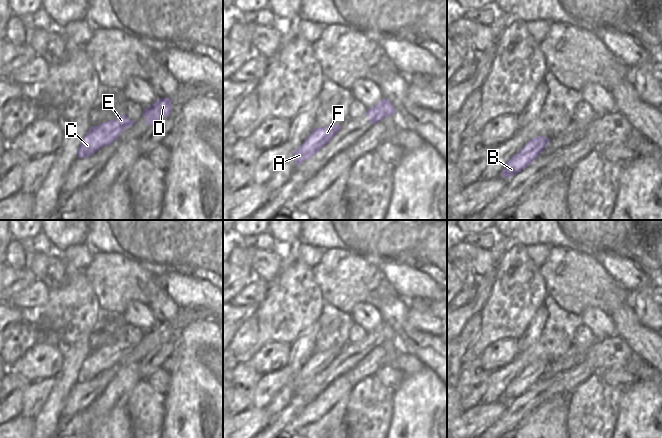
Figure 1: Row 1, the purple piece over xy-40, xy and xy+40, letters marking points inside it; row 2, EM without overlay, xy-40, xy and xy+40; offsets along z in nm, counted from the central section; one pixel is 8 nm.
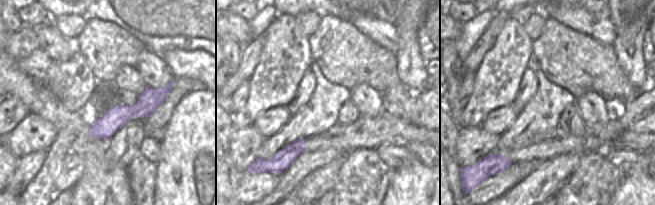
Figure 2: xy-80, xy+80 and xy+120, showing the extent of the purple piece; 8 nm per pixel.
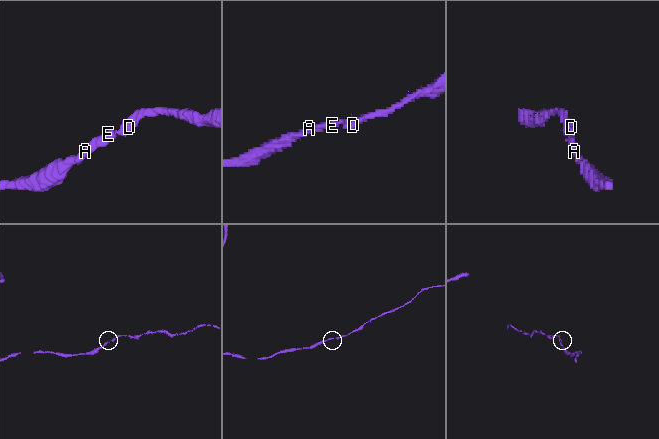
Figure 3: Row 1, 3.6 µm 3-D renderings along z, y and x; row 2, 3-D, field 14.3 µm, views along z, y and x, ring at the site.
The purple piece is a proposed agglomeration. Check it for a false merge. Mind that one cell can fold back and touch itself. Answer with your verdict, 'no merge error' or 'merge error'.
no merge error

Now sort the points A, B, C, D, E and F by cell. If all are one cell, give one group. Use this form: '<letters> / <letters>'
A B C D E F

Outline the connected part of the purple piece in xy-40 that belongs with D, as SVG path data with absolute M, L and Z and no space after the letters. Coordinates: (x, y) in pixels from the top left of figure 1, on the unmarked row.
M157 322L157 325L143 334L145 347L154 350L171 337L171 322Z

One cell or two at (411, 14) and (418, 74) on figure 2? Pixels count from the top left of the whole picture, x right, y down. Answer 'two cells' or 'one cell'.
one cell

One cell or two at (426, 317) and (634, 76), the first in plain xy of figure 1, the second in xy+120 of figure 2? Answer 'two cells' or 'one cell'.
one cell

